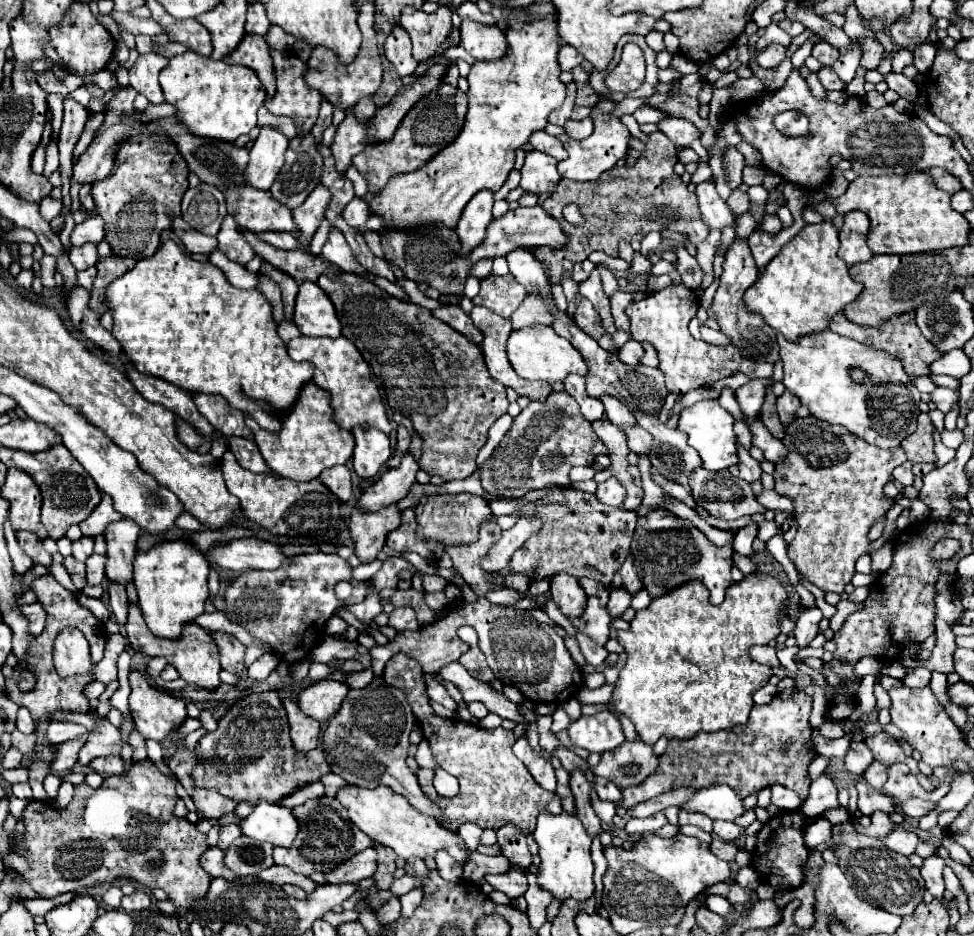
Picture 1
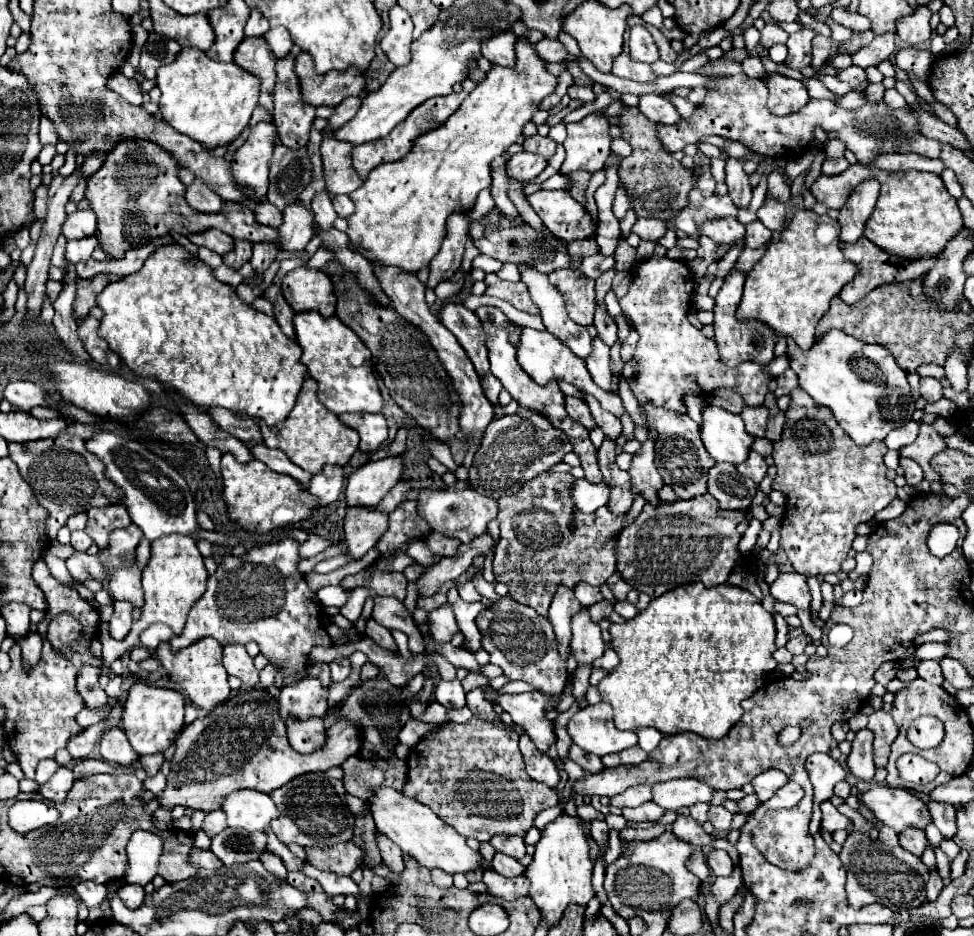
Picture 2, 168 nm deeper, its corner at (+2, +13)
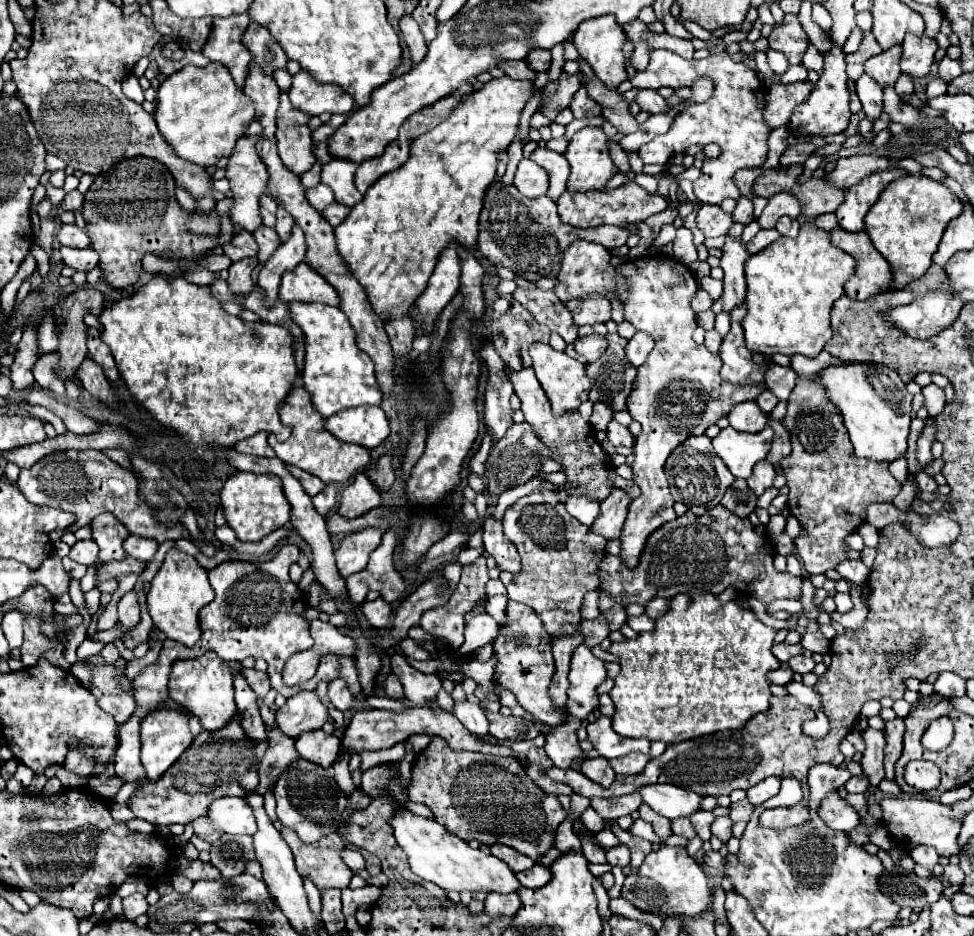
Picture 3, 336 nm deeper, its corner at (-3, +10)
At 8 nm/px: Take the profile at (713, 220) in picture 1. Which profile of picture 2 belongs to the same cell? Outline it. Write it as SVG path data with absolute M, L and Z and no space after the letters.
M730 216L724 220L706 220L706 224L698 226L698 234L712 238L718 246L732 246L736 242L744 242L744 226Z

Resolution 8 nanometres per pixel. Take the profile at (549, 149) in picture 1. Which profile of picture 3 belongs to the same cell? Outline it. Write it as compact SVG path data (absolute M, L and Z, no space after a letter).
M537 147L531 153L531 159L541 165L547 175L549 175L549 189L547 189L547 197L549 199L559 199L559 195L563 195L563 191L567 189L567 179L569 179L569 163L561 153L555 153L547 147Z

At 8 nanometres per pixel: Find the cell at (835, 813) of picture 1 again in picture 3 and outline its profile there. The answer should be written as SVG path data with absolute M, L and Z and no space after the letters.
M857 775L857 777L851 777L849 781L847 781L847 785L845 785L845 789L847 789L847 793L867 793L867 789L871 787L871 783L869 783L869 779L867 779L867 775Z

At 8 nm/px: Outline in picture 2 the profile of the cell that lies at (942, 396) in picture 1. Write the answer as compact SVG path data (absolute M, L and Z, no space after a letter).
M922 378L920 380L920 394L928 402L940 400L942 398L942 384L940 384L940 380L938 378Z

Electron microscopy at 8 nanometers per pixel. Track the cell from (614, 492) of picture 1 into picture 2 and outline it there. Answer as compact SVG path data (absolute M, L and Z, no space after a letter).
M580 478L572 486L572 496L574 496L576 508L580 512L586 512L588 514L588 512L594 512L600 506L608 504L610 490L606 490L606 484L604 482L590 484L586 478Z

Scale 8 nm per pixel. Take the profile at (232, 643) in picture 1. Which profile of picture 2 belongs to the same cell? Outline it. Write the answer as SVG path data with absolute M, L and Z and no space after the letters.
M242 644L224 646L224 666L226 666L228 674L238 676L248 688L254 688L258 684L258 670L254 668L252 658L248 656L248 652Z

